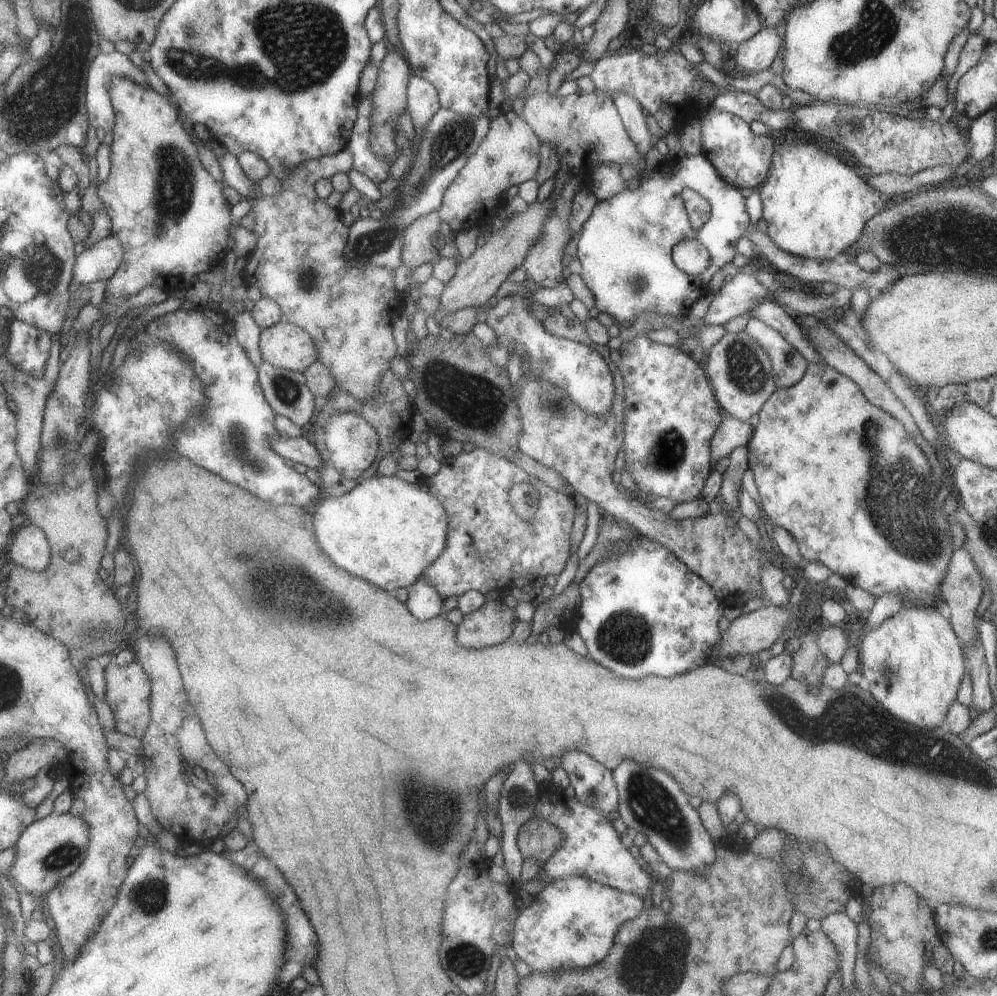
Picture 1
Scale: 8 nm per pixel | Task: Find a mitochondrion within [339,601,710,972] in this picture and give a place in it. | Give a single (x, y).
(652, 805)

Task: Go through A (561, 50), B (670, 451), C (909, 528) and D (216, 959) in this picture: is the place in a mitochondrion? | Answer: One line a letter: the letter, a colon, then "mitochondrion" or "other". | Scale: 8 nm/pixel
A: other
B: mitochondrion
C: mitochondrion
D: other

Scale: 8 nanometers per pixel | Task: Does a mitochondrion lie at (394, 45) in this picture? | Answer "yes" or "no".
no

